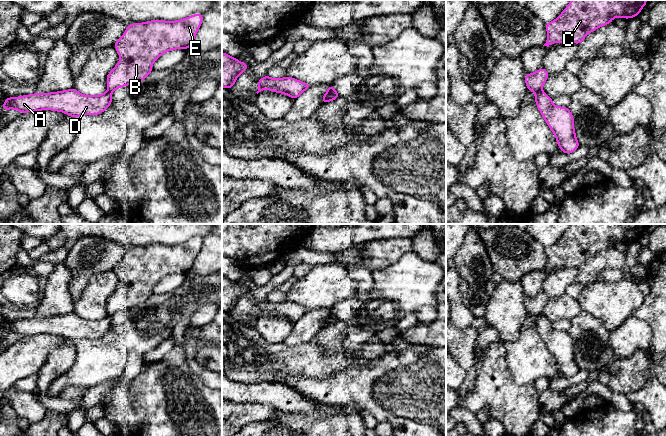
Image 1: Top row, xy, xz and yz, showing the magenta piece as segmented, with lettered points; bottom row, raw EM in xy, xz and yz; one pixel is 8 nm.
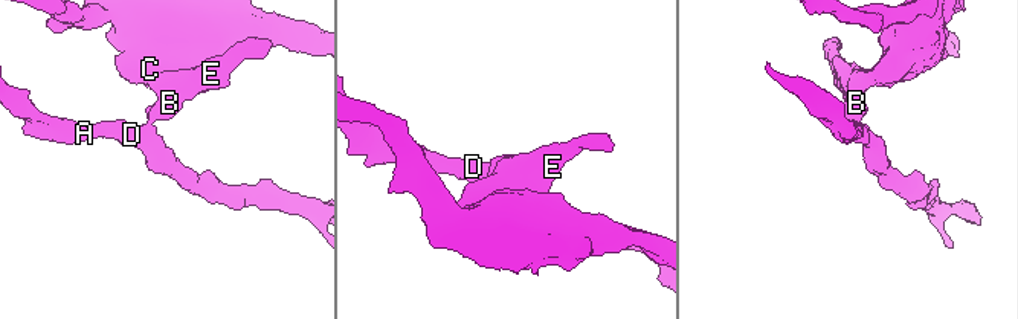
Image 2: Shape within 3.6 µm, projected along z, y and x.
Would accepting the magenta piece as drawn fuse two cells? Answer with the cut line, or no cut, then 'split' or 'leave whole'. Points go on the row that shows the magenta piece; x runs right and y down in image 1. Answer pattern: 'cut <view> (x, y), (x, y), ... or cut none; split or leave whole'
cut yz (541, 89), (535, 92); split

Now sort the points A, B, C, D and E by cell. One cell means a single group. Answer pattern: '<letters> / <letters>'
A D / B C E

